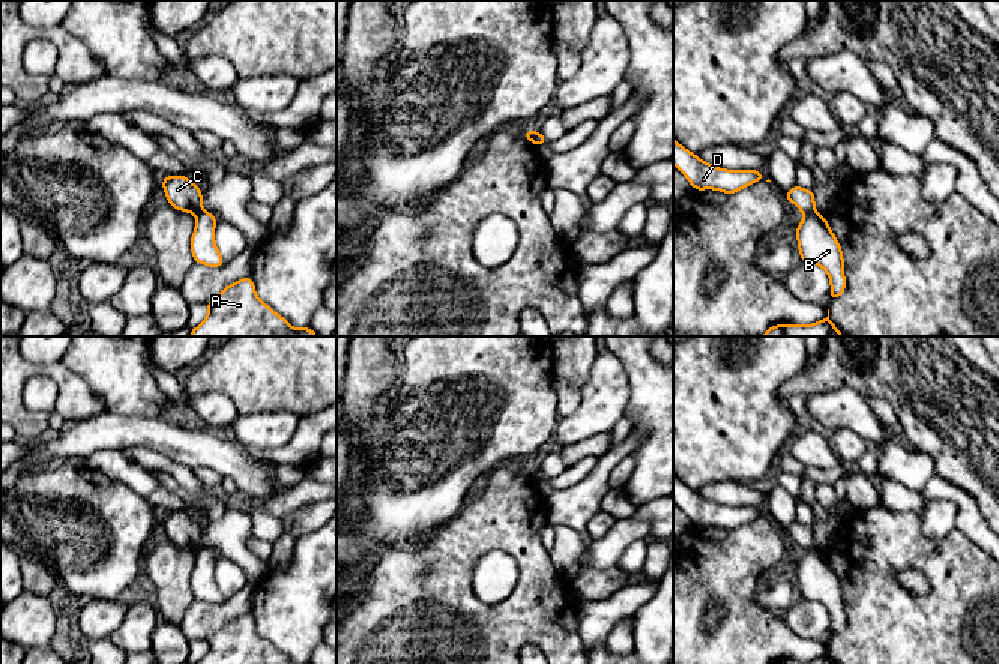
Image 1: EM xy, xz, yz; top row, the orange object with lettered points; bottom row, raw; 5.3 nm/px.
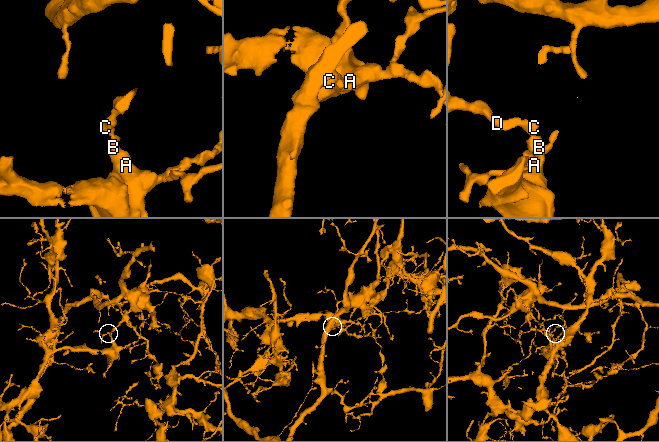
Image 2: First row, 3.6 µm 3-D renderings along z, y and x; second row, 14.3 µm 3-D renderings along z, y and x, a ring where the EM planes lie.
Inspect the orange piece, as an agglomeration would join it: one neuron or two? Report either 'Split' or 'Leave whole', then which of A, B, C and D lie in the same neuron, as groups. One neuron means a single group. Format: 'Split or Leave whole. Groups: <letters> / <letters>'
Split. Groups: A B / C D

